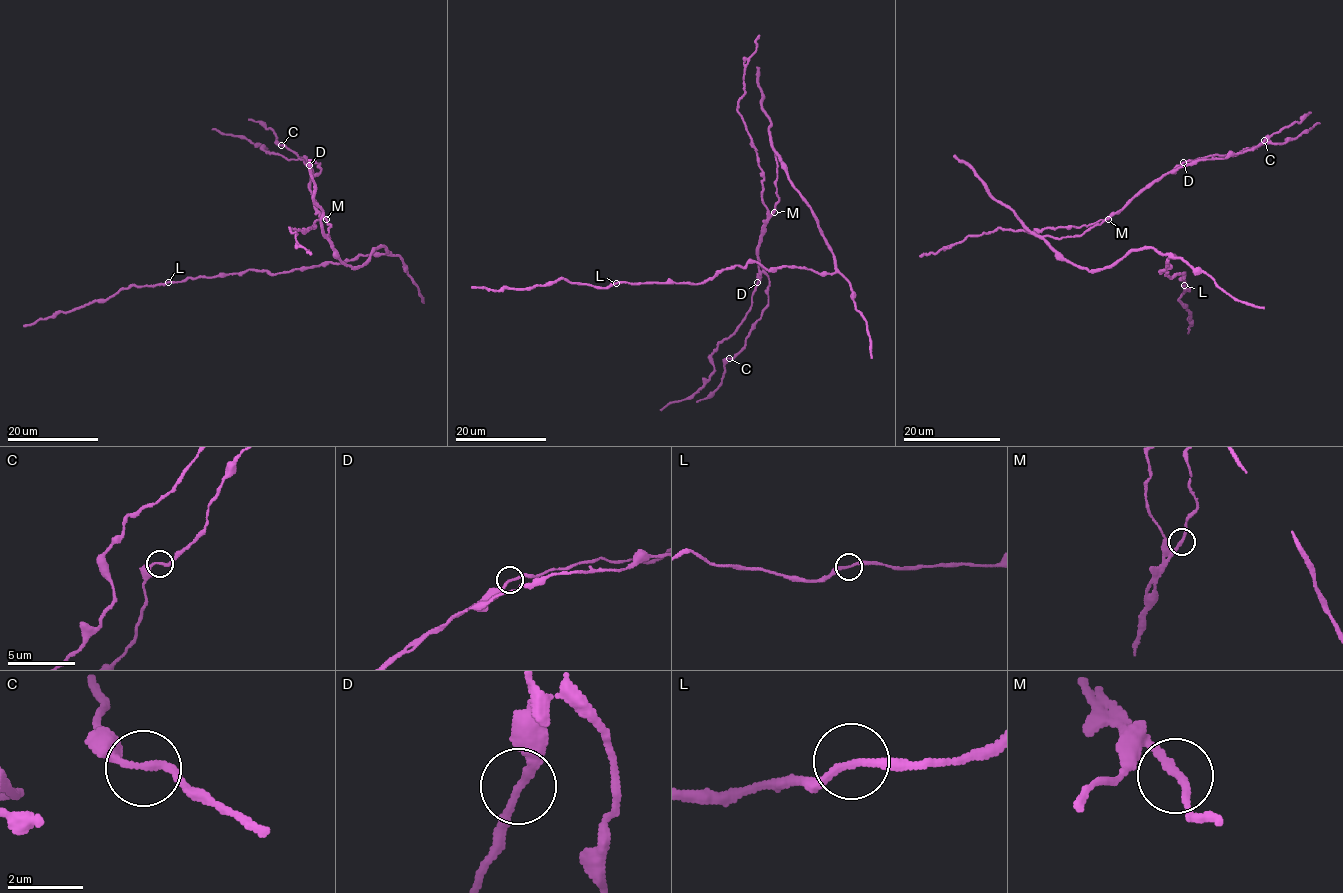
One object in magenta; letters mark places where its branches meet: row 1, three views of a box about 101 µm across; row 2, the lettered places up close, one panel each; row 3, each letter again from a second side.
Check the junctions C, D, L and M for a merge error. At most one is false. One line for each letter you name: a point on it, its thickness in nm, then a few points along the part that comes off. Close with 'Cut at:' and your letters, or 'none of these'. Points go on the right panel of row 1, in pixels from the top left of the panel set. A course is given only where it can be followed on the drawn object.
Cut at: none of these

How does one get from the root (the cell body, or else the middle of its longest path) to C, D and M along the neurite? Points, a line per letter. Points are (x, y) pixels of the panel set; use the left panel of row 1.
C: (372, 252), (353, 268), (338, 258), (327, 236), (330, 225), (310, 190), (320, 163), (281, 145)
D: (372, 252), (361, 266), (353, 268), (338, 258), (327, 236), (330, 225), (317, 209), (310, 190), (310, 166)
M: (372, 252), (361, 266), (353, 268), (345, 264), (327, 236), (329, 237), (330, 225), (326, 219)

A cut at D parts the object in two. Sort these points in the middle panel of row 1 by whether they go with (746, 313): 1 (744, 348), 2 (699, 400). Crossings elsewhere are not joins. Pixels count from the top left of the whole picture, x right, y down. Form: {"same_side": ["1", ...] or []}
{"same_side": []}

